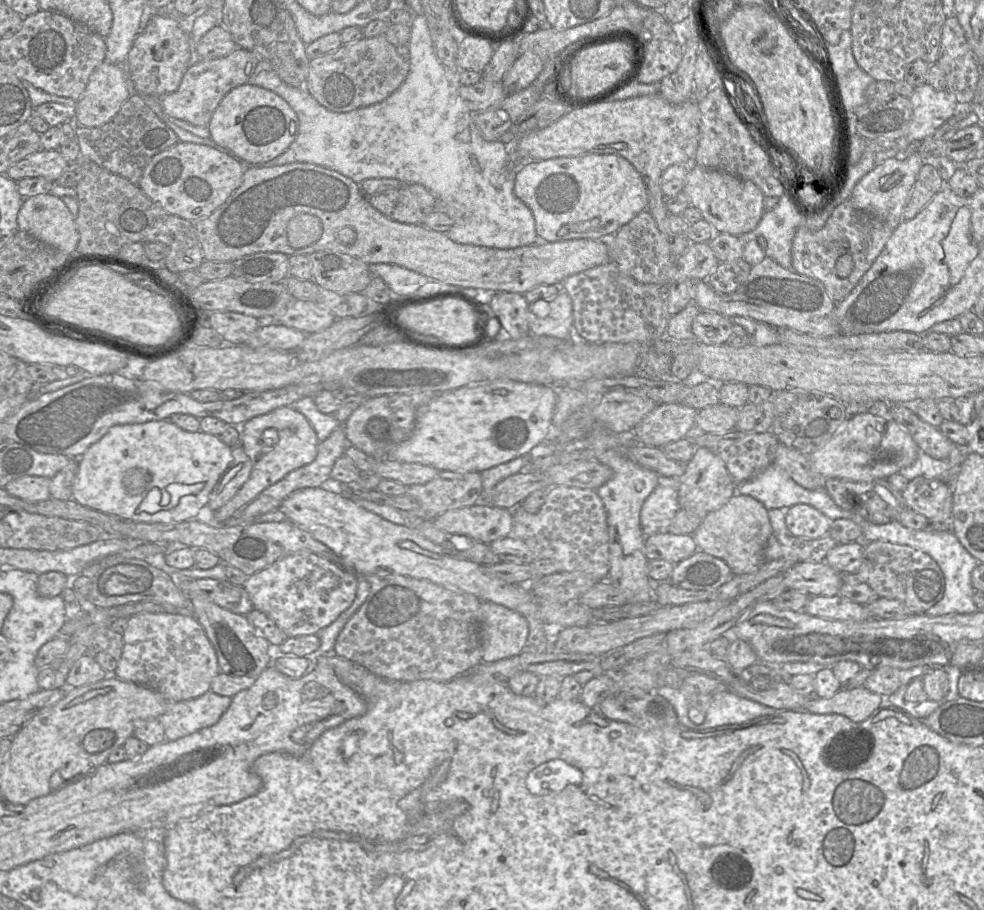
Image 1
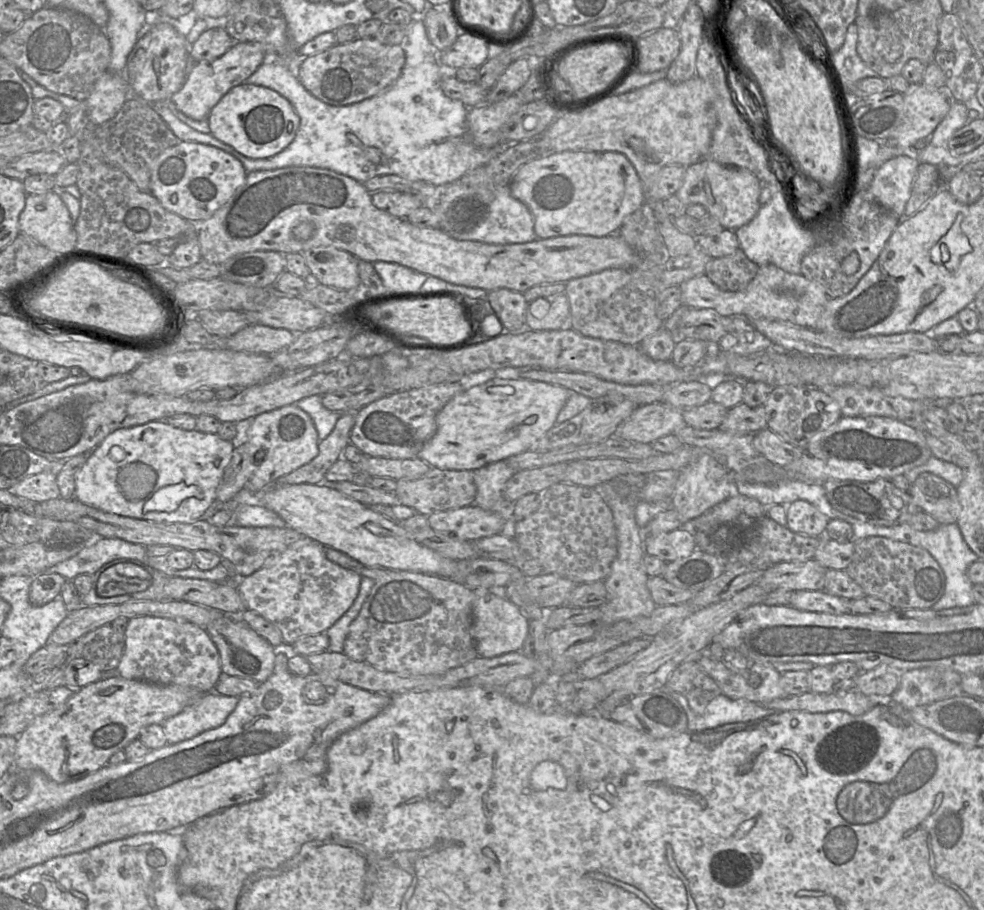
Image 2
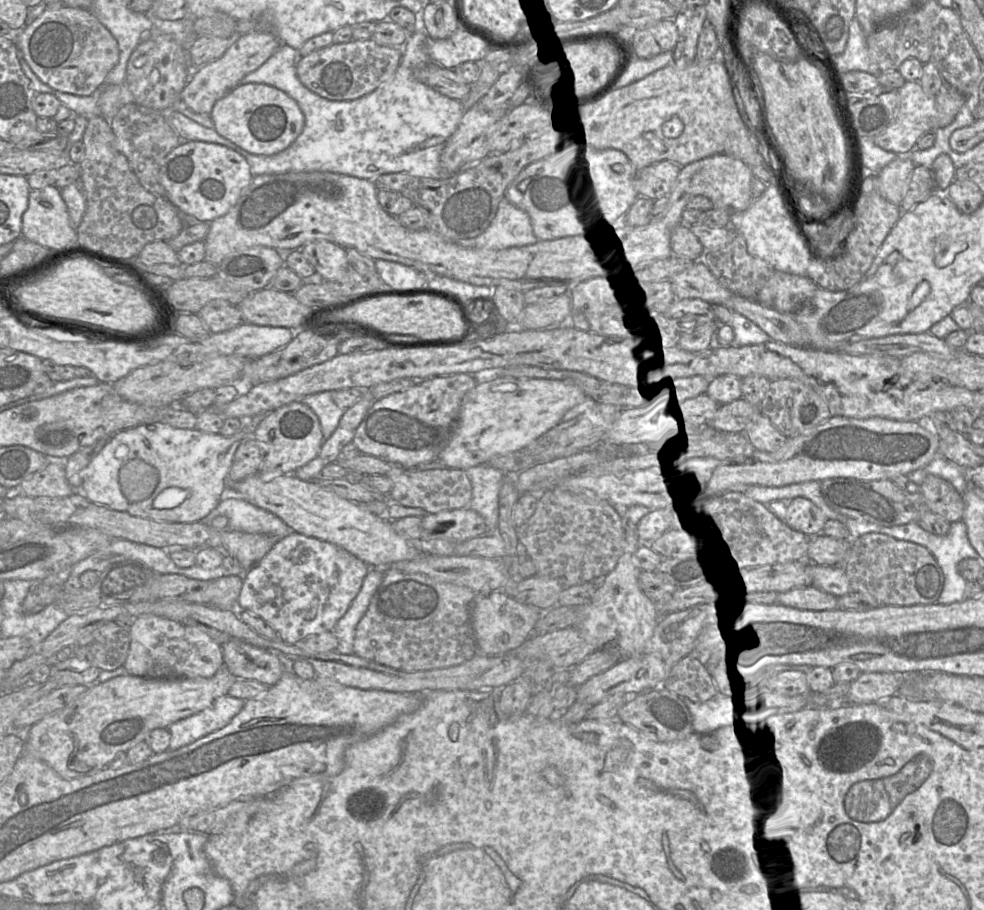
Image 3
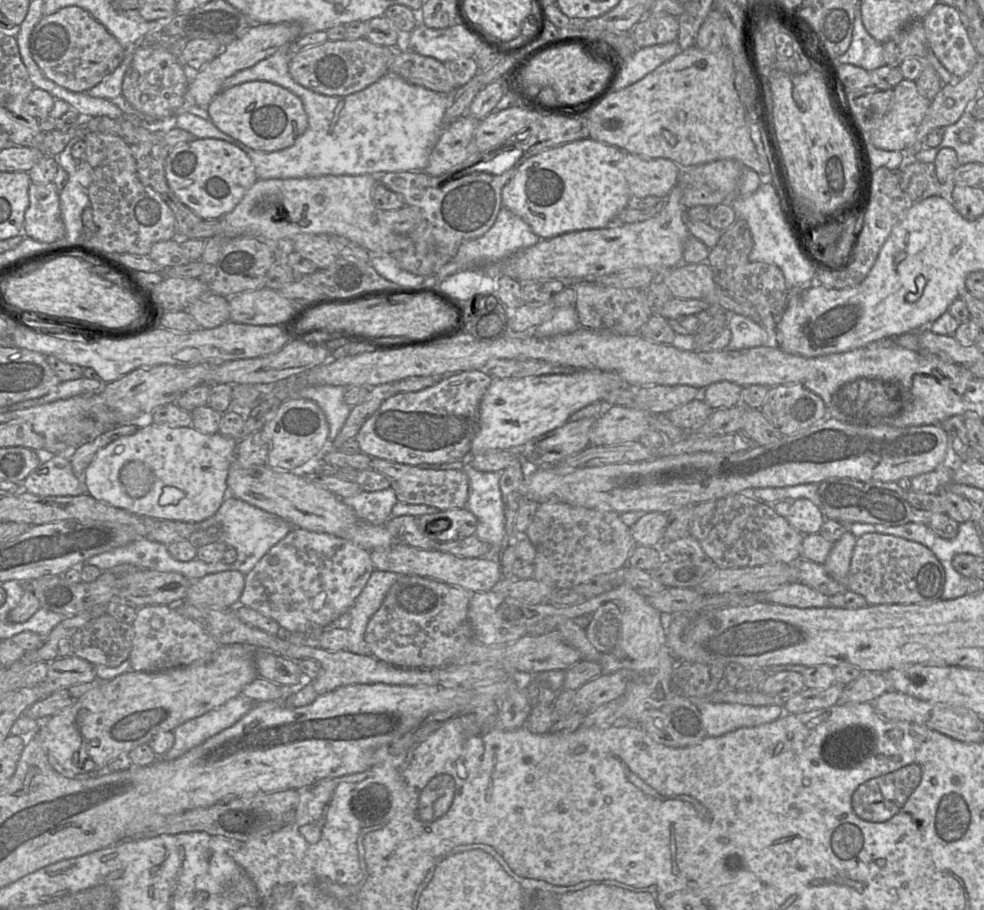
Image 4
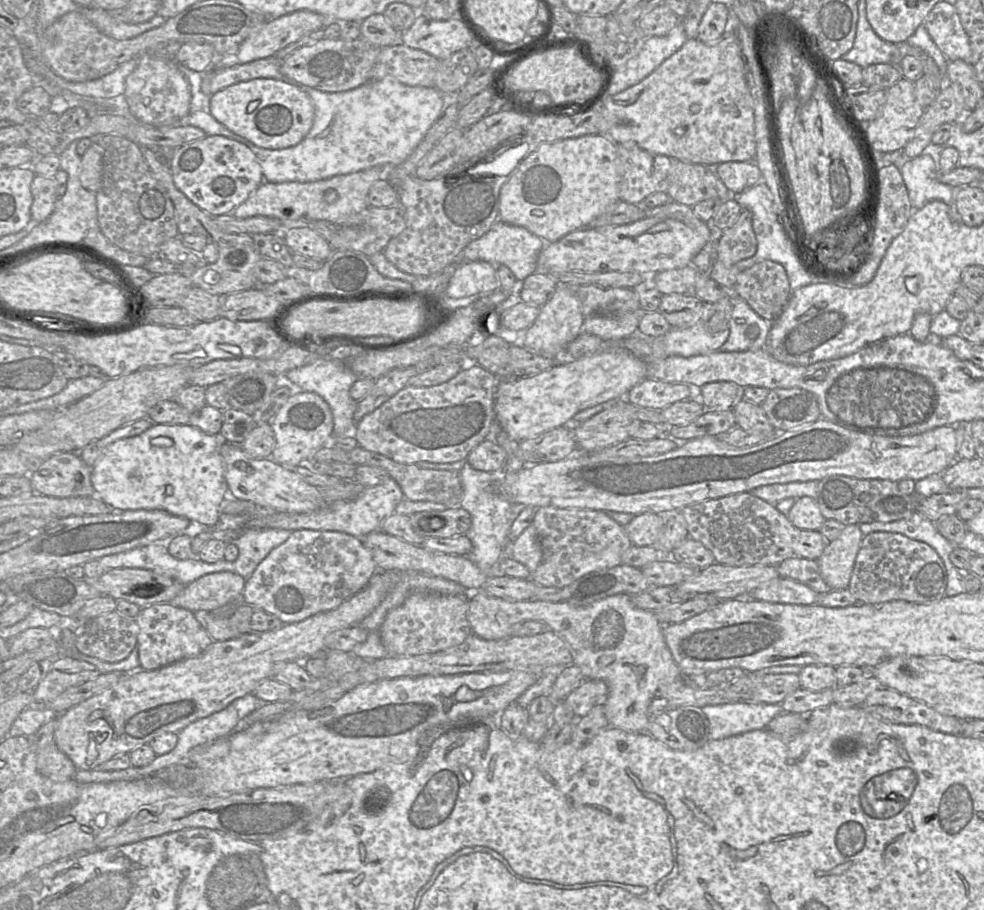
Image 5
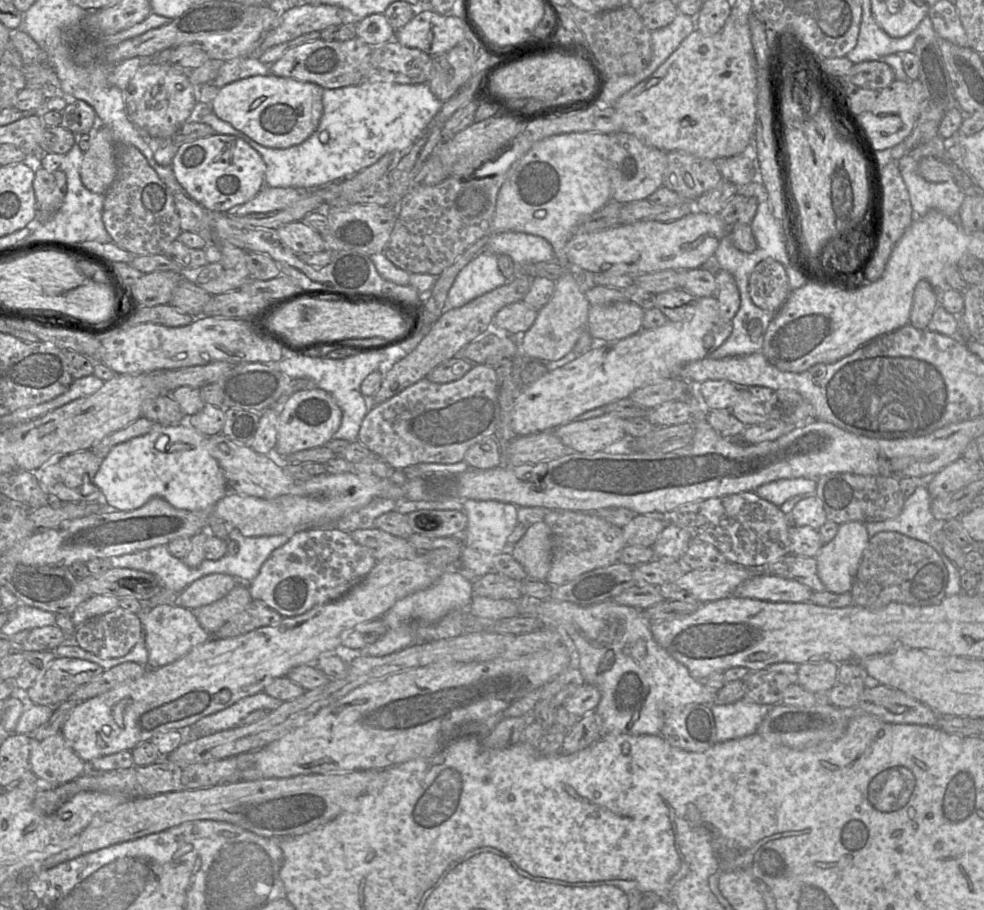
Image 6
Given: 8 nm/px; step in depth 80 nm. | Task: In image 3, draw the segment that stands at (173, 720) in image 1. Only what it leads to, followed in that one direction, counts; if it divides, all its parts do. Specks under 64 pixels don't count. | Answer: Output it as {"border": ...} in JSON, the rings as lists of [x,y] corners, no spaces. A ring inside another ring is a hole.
{"border":[[[227,694],[200,712],[172,723],[167,728],[171,735],[168,750],[176,750],[223,728],[242,710],[245,701]]]}

